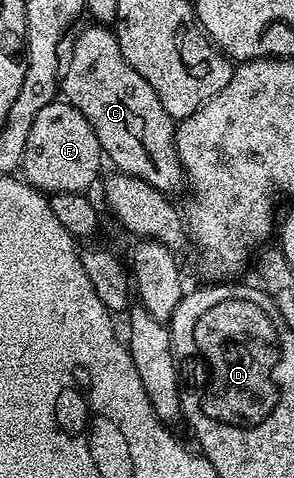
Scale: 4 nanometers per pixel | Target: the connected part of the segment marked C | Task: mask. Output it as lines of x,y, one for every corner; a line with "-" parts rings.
89,25
74,39
74,48
70,51
70,60
65,60
64,70
60,75
60,95
67,103
71,103
84,117
88,117
88,125
92,125
92,133
96,133
96,141
100,141
103,156
115,163
117,170
124,175
140,177
160,191
173,193
178,186
183,186
184,172
178,160
178,150
174,147
174,128
176,121
160,105
160,97
156,97
156,89
132,69
128,61
124,61
124,53
120,53
118,36
106,25

